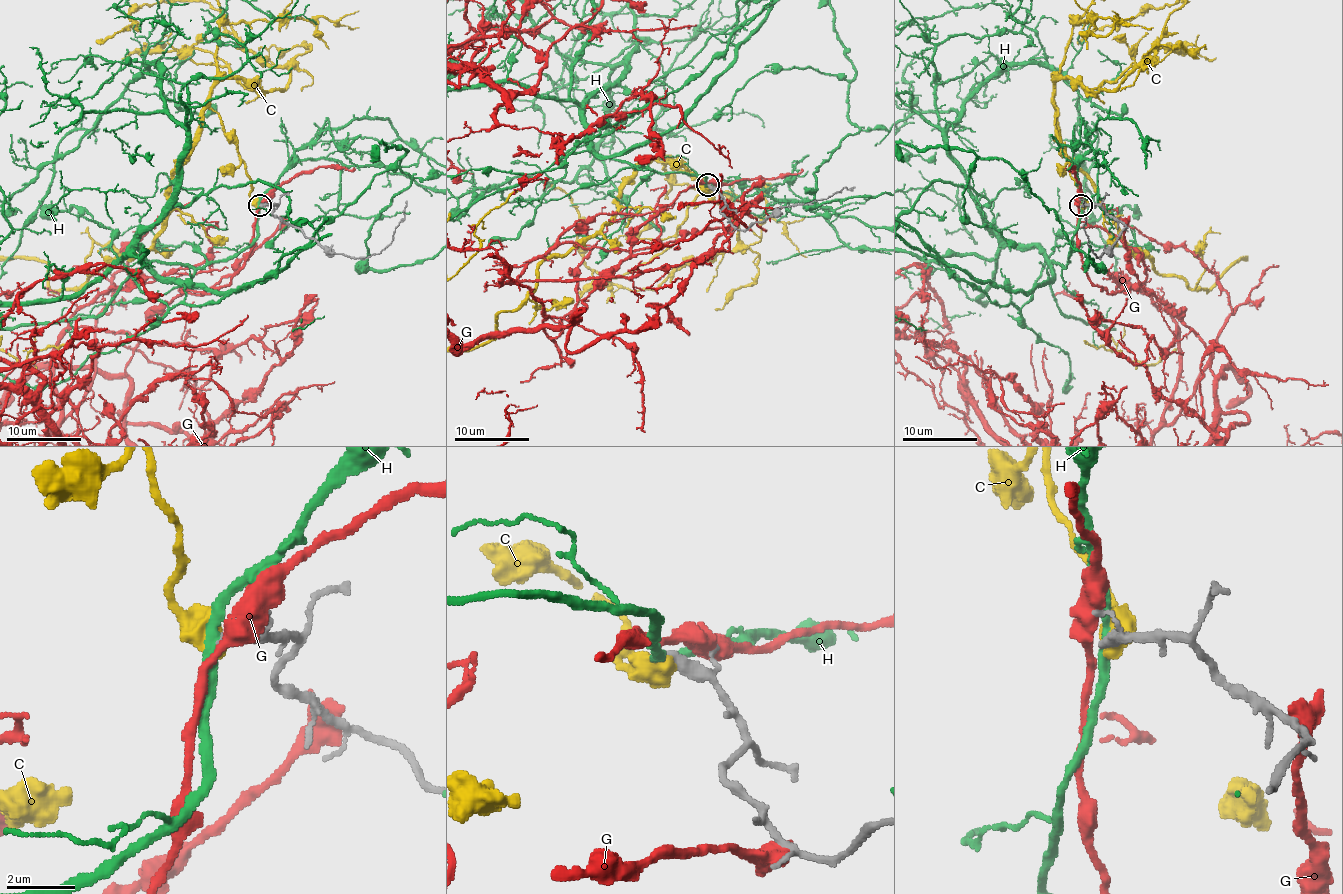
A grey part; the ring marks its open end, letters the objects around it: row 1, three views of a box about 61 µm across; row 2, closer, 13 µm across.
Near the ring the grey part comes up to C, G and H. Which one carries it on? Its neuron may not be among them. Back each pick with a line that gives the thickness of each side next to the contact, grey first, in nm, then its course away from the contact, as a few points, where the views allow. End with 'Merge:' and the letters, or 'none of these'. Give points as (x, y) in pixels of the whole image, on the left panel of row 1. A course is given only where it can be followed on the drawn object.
Merge: none of these

